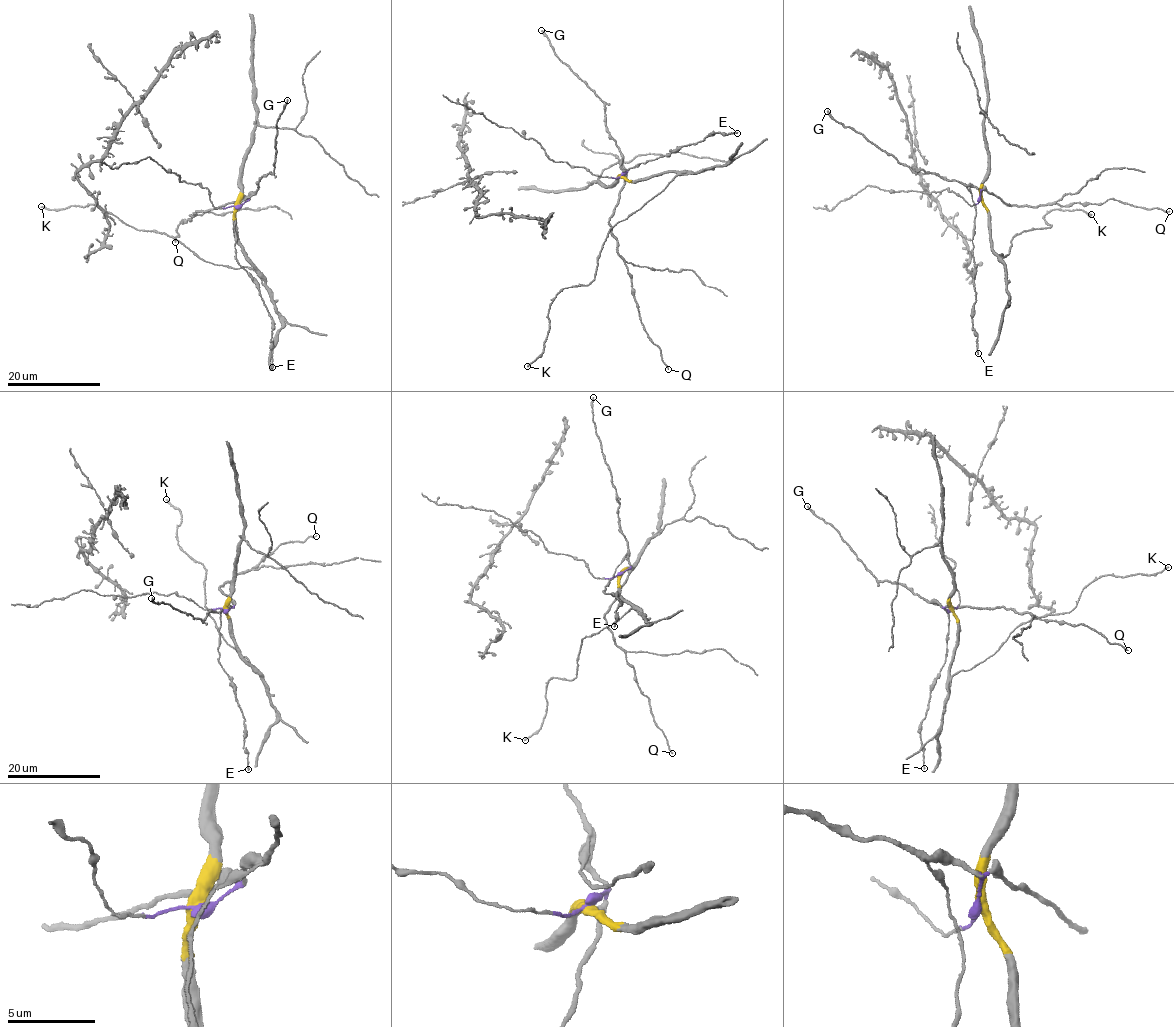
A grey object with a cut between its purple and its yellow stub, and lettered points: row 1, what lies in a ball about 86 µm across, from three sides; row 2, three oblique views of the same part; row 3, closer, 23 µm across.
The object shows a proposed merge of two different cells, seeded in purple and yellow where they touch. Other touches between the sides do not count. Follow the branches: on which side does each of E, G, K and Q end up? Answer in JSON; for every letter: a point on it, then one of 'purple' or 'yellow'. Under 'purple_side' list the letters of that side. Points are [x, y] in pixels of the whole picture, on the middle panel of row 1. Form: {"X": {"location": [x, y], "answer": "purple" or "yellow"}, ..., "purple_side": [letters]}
{"E": {"location": [737, 133], "answer": "purple"}, "G": {"location": [541, 30], "answer": "purple"}, "K": {"location": [527, 366], "answer": "yellow"}, "Q": {"location": [668, 369], "answer": "purple"}, "purple_side": ["E", "G", "Q"]}

